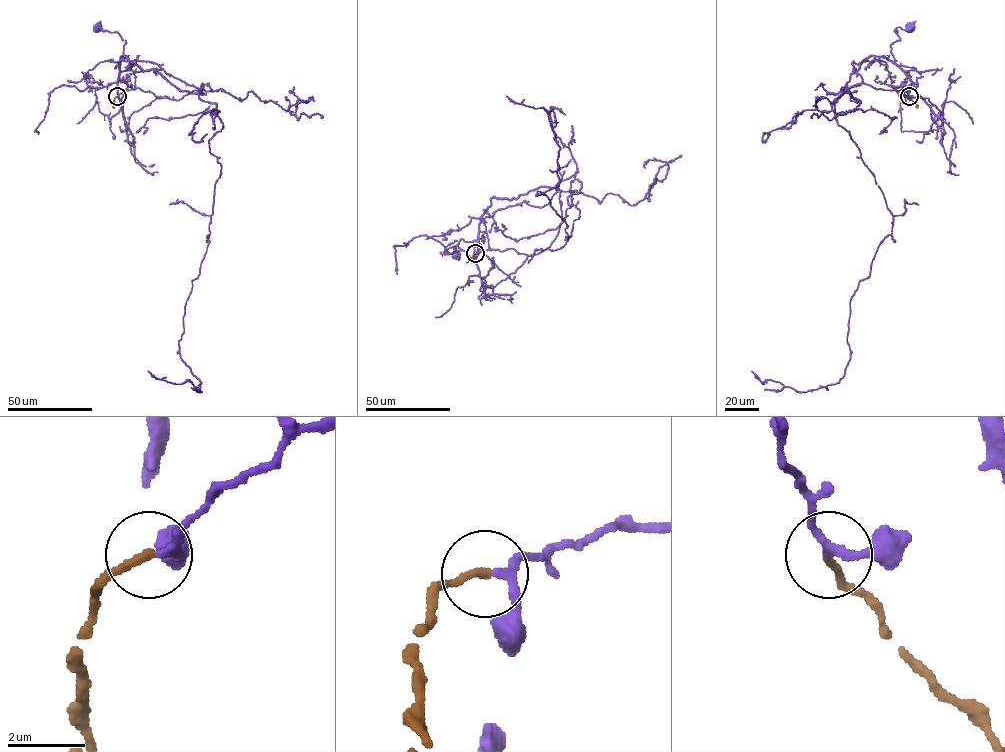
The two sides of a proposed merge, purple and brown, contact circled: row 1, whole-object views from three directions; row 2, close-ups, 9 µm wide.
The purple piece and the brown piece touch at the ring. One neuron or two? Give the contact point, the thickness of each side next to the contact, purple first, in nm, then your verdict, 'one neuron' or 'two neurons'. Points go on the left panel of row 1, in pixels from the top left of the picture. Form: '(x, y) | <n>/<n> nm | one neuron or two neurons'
(117, 96) | 190/220 nm | one neuron

